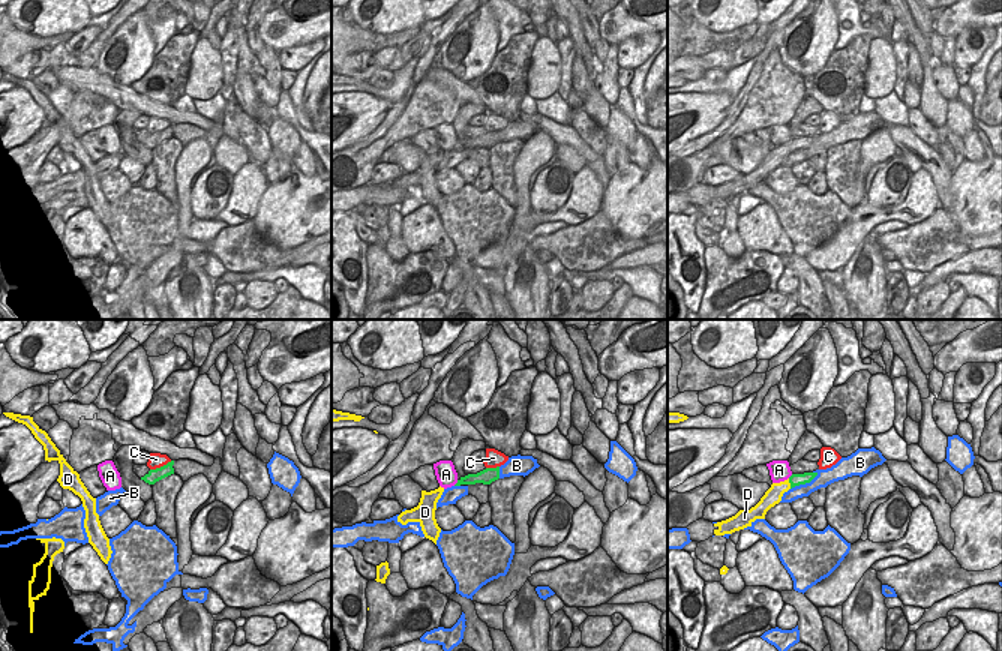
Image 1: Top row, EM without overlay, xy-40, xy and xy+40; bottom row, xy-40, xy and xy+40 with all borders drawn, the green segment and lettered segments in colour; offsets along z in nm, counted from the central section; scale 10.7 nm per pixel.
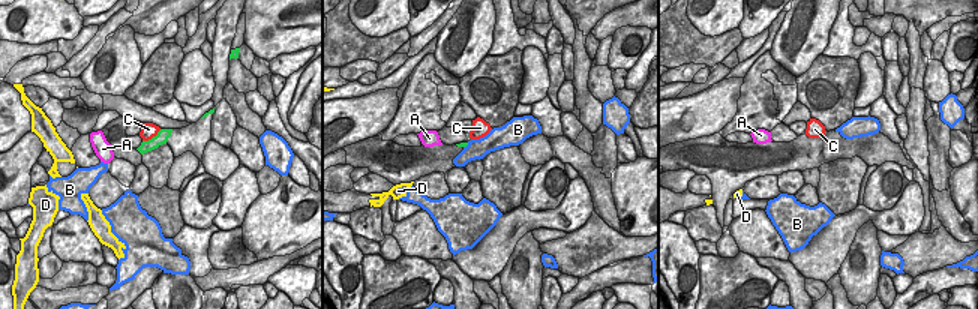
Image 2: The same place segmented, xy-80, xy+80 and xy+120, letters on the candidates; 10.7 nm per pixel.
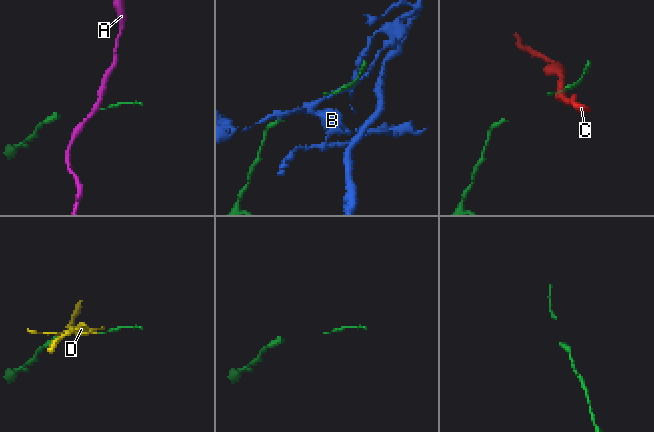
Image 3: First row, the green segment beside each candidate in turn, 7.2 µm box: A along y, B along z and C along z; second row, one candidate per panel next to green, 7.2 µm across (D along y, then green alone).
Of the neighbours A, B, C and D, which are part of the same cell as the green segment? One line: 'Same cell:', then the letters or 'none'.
Same cell: none

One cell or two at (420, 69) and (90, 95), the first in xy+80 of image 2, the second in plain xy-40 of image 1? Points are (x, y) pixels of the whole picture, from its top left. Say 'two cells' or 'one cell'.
one cell

